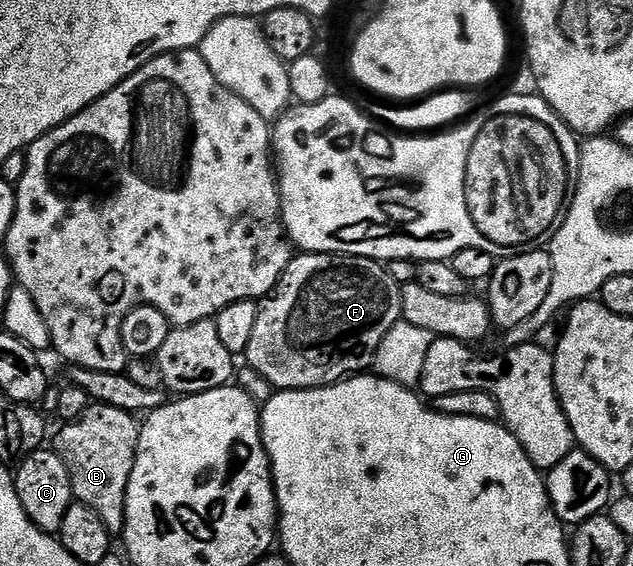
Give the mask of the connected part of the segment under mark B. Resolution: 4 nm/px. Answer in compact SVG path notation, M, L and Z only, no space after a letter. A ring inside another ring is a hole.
M89 402L88 408L79 419L74 419L63 424L64 428L56 435L54 450L59 455L60 460L66 465L70 473L70 485L75 502L86 505L102 517L102 525L113 537L120 537L124 534L124 522L126 521L126 493L128 492L128 482L130 473L134 473L134 461L136 460L136 450L140 440L141 424L136 423L137 416L131 411L114 409L114 405L105 403Z

